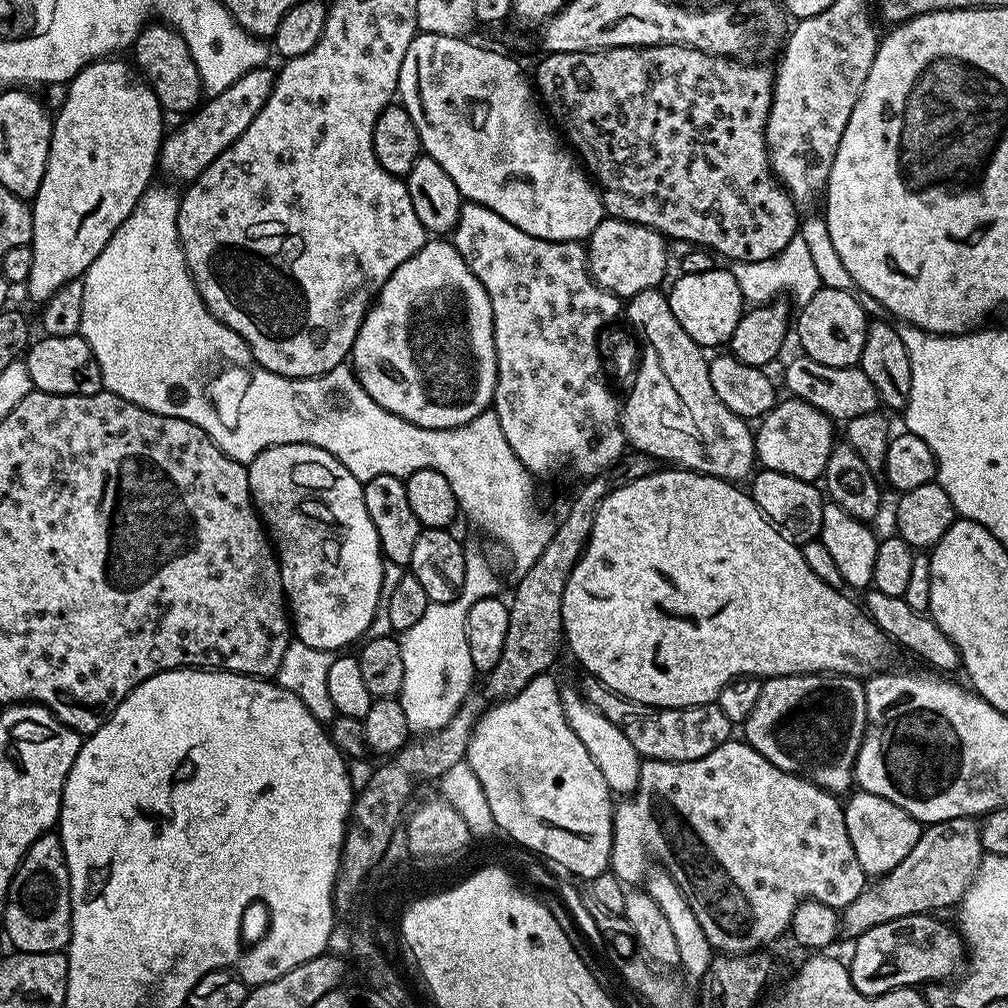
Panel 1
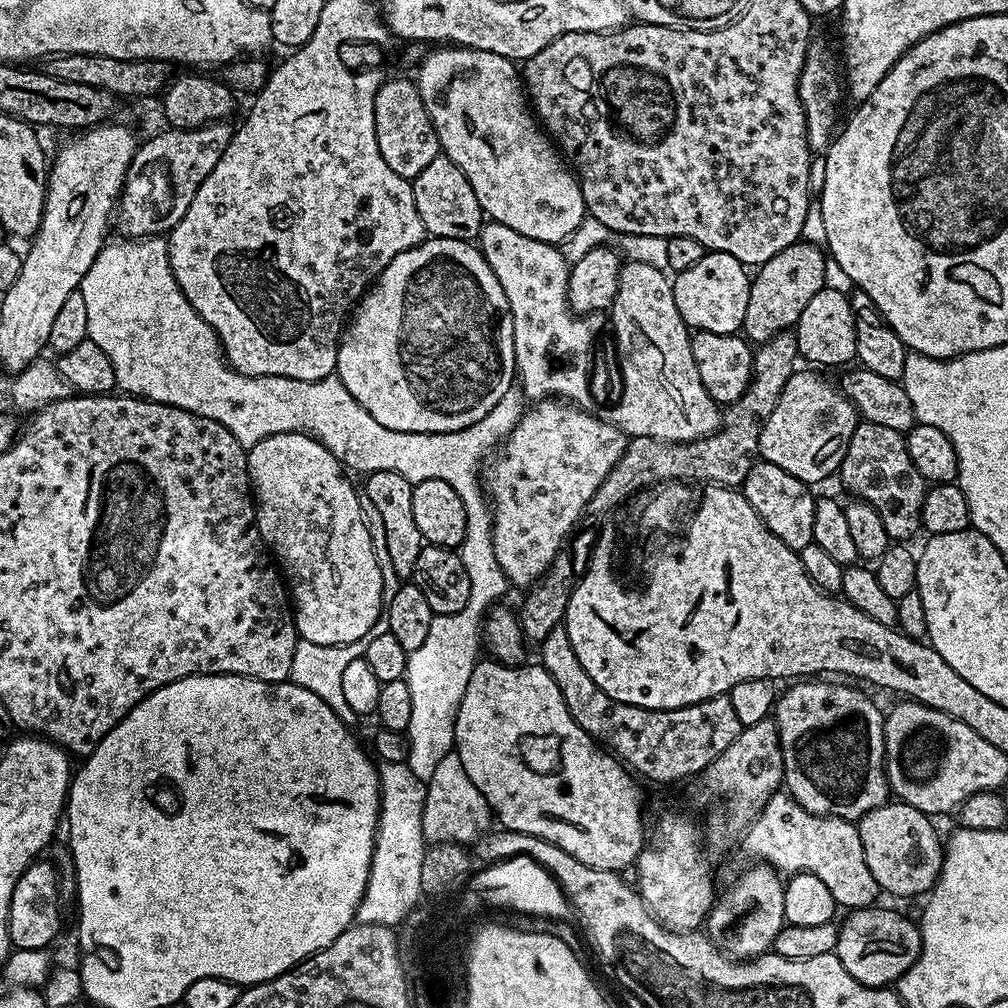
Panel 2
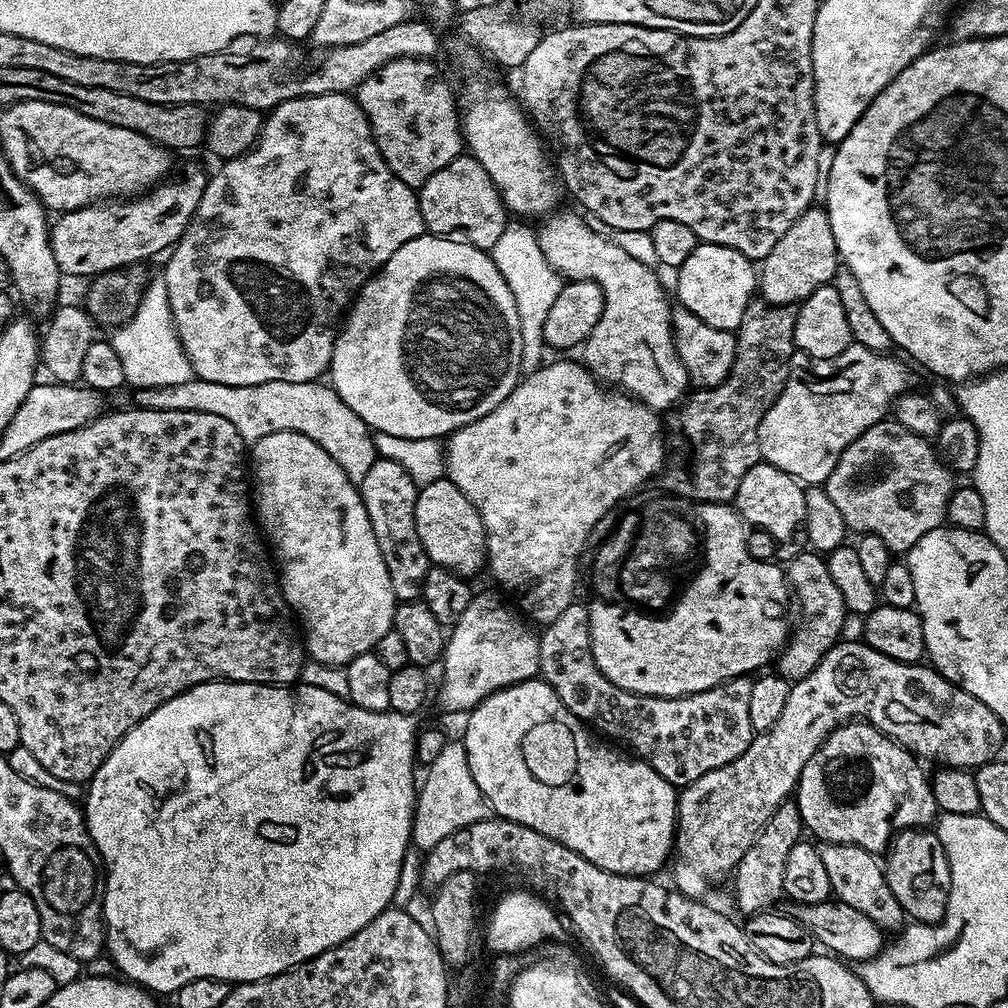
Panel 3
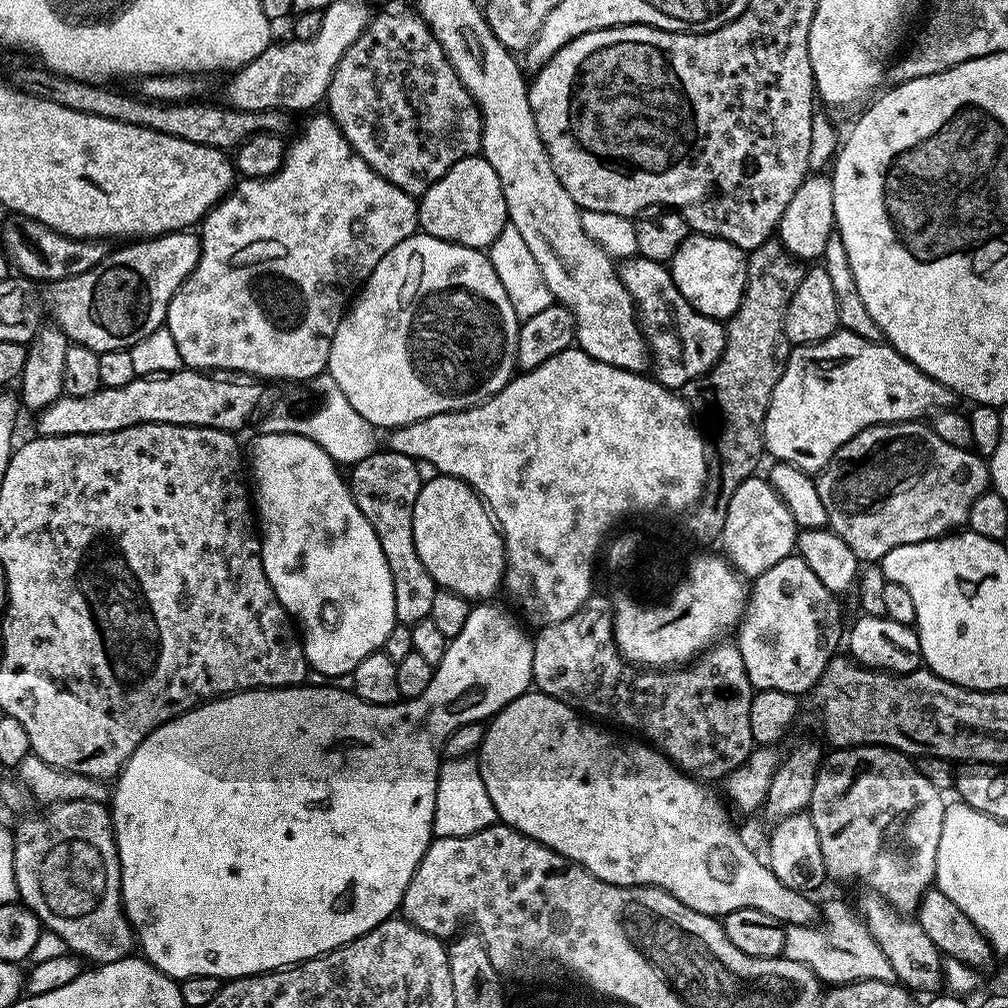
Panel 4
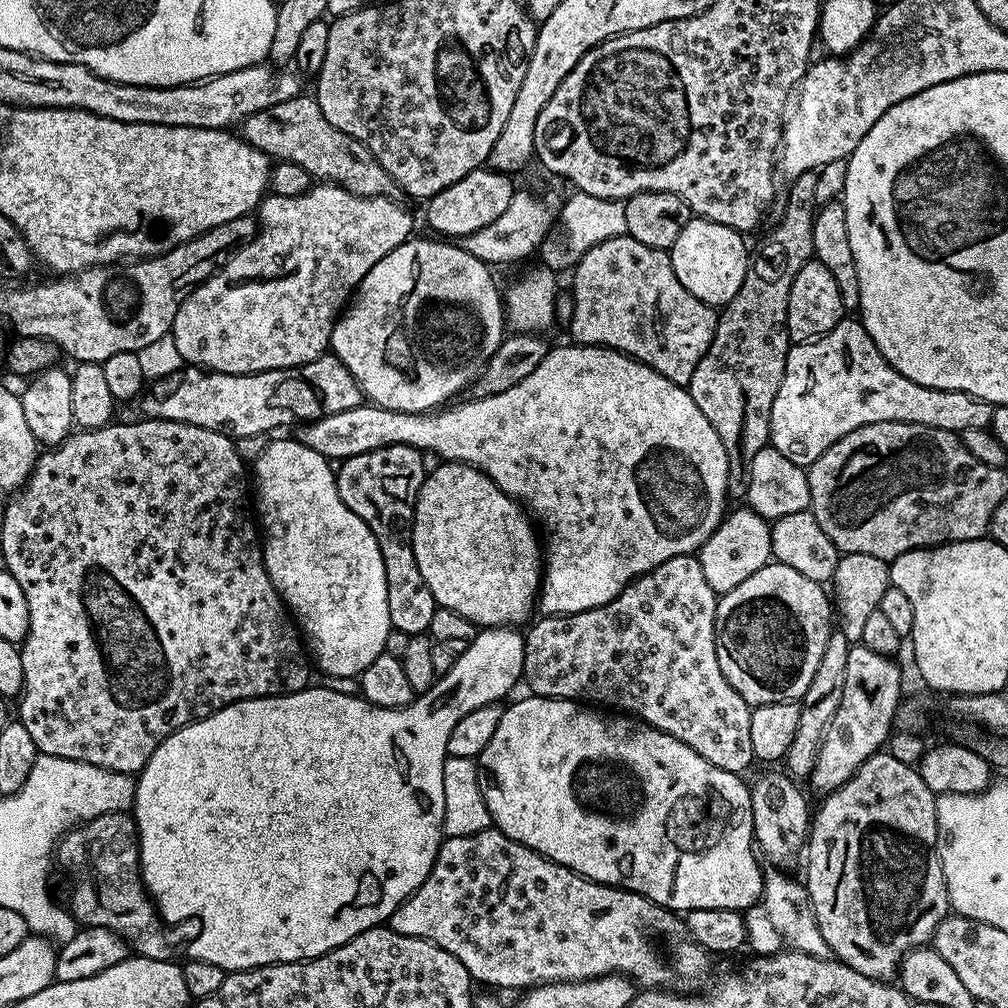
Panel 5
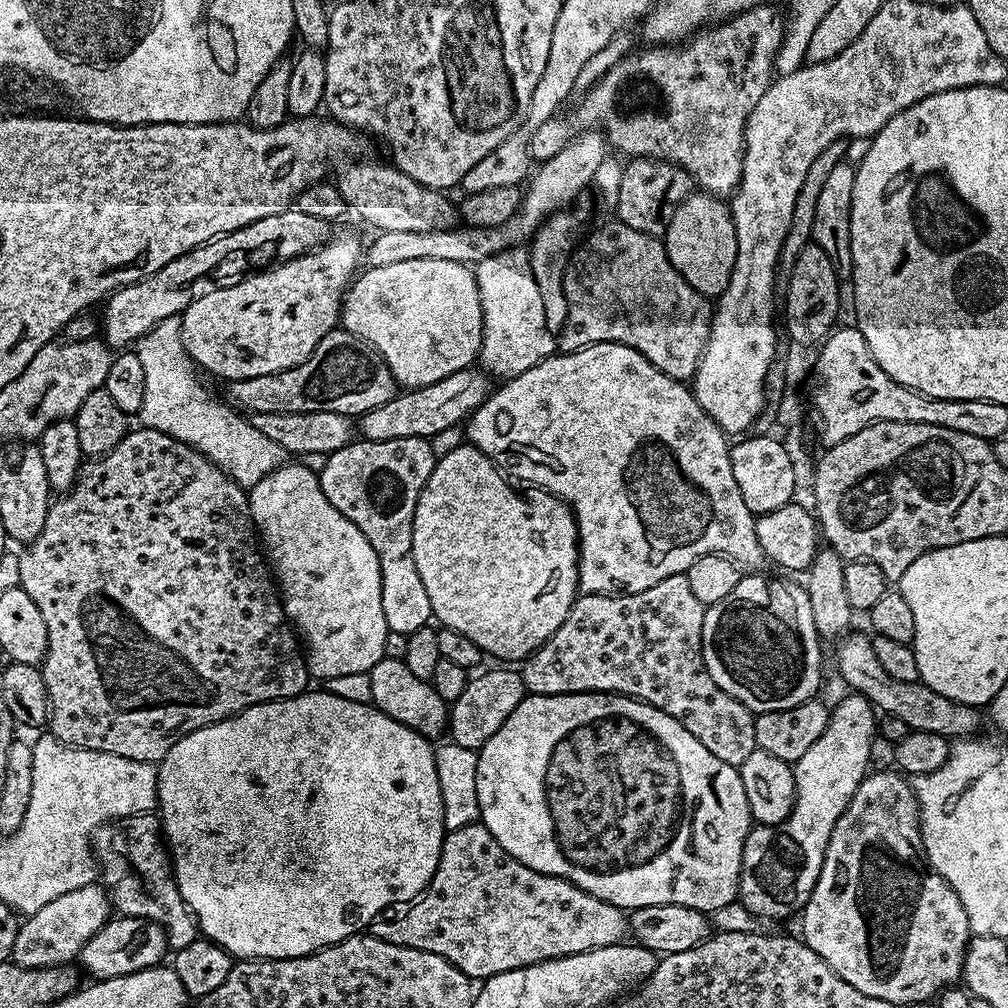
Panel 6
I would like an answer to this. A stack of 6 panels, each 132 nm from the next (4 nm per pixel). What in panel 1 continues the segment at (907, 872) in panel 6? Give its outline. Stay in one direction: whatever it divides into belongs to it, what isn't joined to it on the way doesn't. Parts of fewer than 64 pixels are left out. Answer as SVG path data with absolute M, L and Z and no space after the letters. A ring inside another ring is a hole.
M809 674L807 676L774 676L760 686L758 703L742 725L743 739L774 766L825 788L830 793L847 793L853 787L856 759L866 730L866 694L864 684L855 676Z

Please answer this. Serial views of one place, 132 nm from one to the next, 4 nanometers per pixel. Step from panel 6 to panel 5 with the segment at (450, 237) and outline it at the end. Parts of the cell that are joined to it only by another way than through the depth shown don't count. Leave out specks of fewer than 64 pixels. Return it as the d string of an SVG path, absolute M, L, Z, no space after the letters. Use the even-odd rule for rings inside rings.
M516 190L510 198L510 206L506 206L506 211L498 214L498 218L490 222L490 226L482 226L482 230L474 230L474 234L459 237L458 243L483 264L510 264L539 249L542 241L550 235L552 218L554 222L554 212L552 216L552 208L546 201L535 200L530 193Z

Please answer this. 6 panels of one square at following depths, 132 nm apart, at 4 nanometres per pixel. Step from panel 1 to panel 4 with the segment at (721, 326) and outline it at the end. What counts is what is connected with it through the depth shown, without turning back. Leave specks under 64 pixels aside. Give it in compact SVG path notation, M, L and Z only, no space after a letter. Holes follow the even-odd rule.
M689 234L672 256L670 271L674 286L682 290L682 298L686 298L694 310L721 322L727 321L738 310L747 282L747 259L742 249L729 240Z

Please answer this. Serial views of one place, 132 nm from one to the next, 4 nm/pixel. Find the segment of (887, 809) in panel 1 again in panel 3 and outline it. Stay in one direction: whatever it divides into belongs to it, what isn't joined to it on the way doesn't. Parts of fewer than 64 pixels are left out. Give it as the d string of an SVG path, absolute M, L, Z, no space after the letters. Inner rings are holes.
M906 828L897 831L887 849L884 877L894 890L894 898L902 906L905 917L921 924L936 924L946 914L948 888L950 886L950 866L946 850L935 831L924 828Z

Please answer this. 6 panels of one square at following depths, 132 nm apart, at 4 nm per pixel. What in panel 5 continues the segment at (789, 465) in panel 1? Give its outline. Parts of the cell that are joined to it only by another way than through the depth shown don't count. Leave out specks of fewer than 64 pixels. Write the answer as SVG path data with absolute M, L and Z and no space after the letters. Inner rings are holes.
M856 318L848 319L840 319L824 336L817 336L807 344L789 347L782 386L778 386L778 398L774 398L774 406L770 410L770 444L778 450L778 454L786 454L790 462L807 466L846 434L874 422L921 424L957 434L991 425L993 405L962 390L938 390L910 382L910 378L898 374L898 370L886 362L863 323Z

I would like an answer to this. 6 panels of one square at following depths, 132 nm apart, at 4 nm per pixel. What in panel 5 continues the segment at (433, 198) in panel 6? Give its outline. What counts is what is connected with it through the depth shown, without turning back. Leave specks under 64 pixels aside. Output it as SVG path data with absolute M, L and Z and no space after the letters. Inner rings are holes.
M301 94L286 102L266 106L266 110L258 110L254 114L250 114L242 122L242 135L250 146L262 150L267 156L275 158L277 161L285 160L294 162L294 166L302 166L302 170L306 170L317 181L337 184L340 188L350 190L359 196L392 198L397 195L396 184L390 178L390 174L386 174L386 170L382 170L382 166L376 161L374 154L370 154L370 150L366 150L366 146L362 142L358 142L350 134L342 134L342 130L338 130L338 126L330 126L330 122L326 122L326 114L322 114L322 106L318 106L315 95Z

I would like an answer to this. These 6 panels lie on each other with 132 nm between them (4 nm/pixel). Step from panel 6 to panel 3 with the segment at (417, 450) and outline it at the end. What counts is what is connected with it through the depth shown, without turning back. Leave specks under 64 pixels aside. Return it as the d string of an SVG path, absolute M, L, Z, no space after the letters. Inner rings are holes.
M378 458L367 471L366 478L362 479L359 490L370 526L374 530L374 538L378 538L378 550L382 550L382 558L390 574L390 586L397 601L421 599L430 561L422 546L422 538L418 538L418 526L414 518L418 495L414 478L410 478L410 474L406 474L398 462Z

